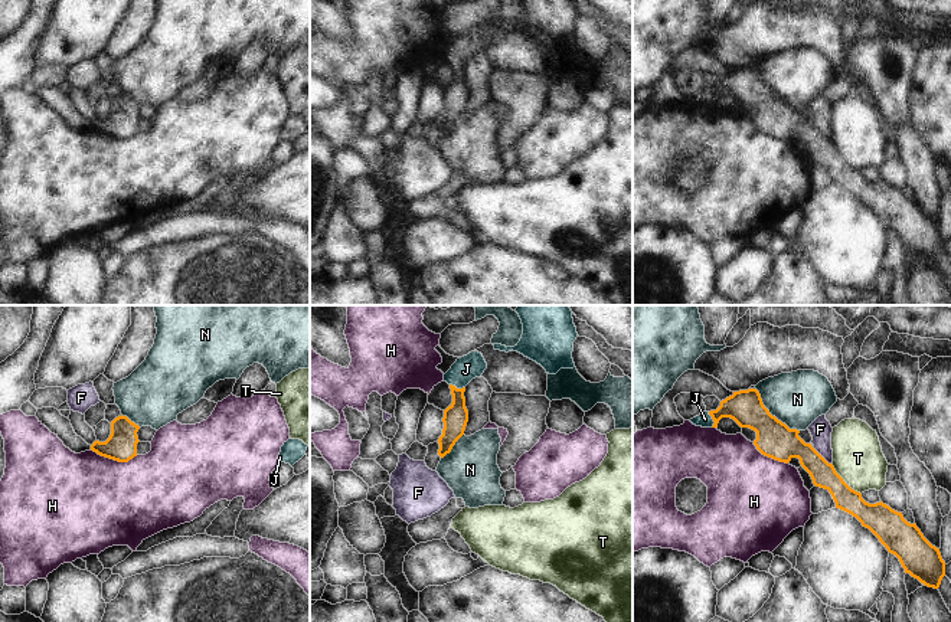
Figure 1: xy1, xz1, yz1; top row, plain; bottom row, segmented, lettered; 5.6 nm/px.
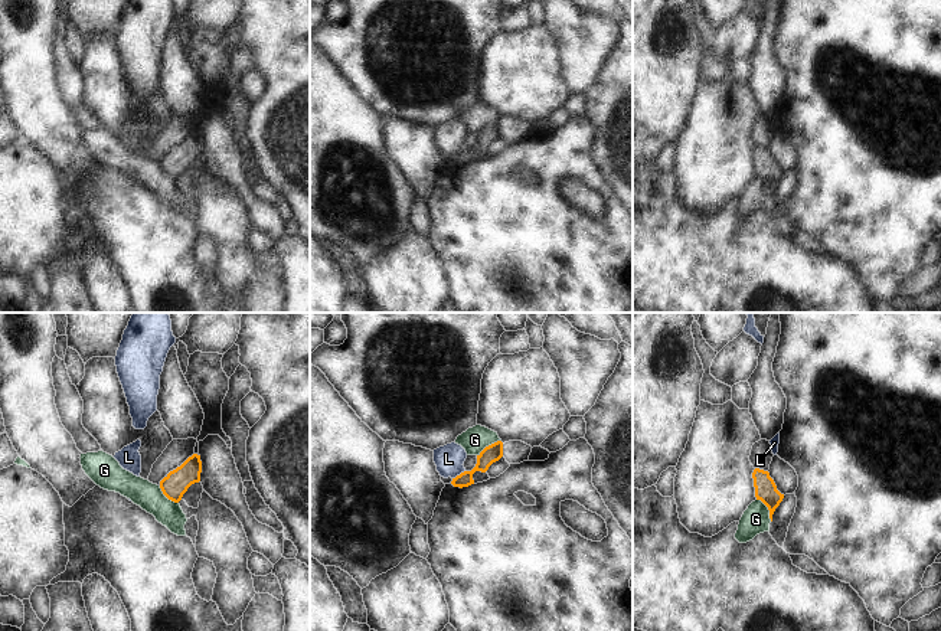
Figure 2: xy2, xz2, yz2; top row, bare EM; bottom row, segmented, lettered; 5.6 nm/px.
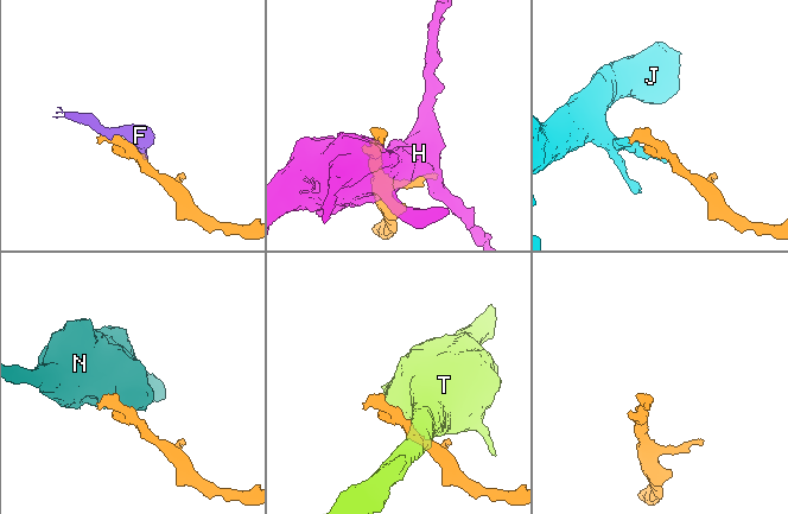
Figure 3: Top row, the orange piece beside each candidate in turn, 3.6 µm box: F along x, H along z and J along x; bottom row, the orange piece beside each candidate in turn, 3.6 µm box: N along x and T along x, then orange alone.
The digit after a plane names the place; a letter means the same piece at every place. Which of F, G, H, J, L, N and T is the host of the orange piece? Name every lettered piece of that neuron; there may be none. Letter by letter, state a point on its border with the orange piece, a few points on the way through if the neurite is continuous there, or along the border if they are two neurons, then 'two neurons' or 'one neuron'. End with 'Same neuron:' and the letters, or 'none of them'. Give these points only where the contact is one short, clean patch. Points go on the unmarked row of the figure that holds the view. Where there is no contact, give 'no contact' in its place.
F: contact yz1 (822, 134); border yz1 (813, 125), (832, 141); two neurons
G: contact xz2 (489, 123); border xz2 (500, 117), (489, 121), (477, 133); two neurons
H: contact xy1 (114, 137); two neurons
J: contact xz1 (456, 65); way xz1 (456, 94), (456, 65), (457, 55), (466, 46); one neuron
L: contact xz2 (460, 151); border xz2 (464, 147), (453, 156); two neurons
N: contact yz1 (771, 92); two neurons
T: contact yz1 (843, 159); border yz1 (832, 141), (835, 149), (860, 172); two neurons
Same neuron: J

